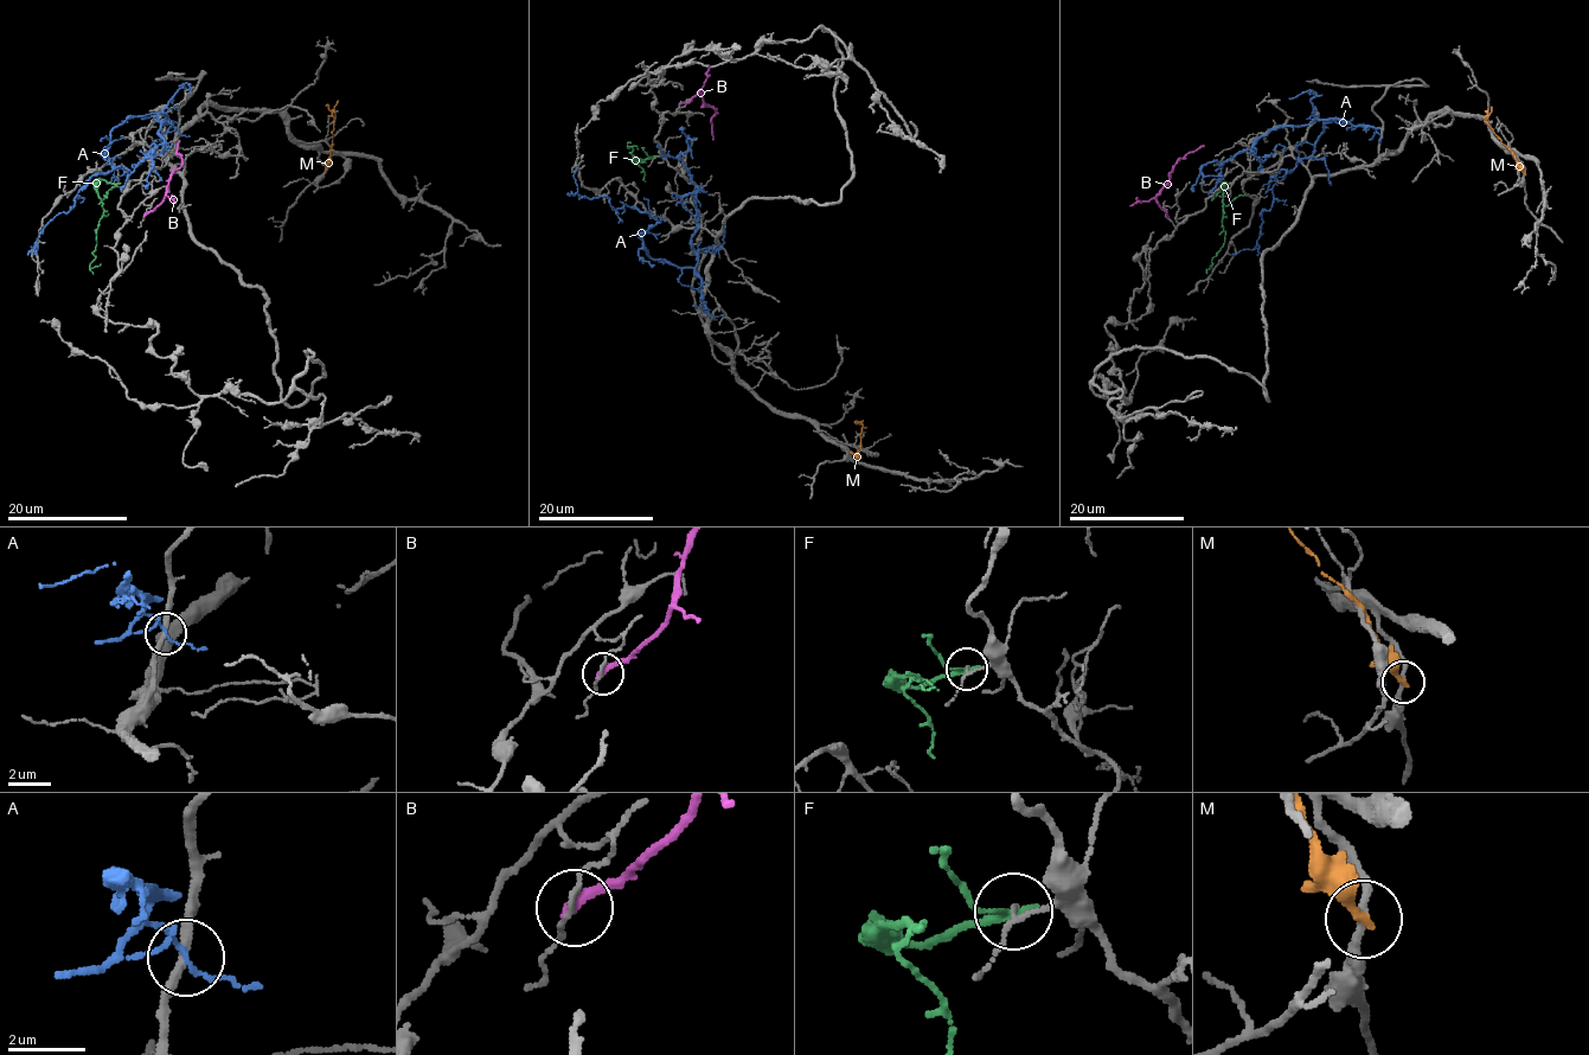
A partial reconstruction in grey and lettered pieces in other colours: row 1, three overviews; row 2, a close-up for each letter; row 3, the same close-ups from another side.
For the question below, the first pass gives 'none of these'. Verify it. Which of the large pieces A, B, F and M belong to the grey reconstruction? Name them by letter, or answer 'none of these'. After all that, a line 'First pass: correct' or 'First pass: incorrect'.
none of these
First pass: correct

